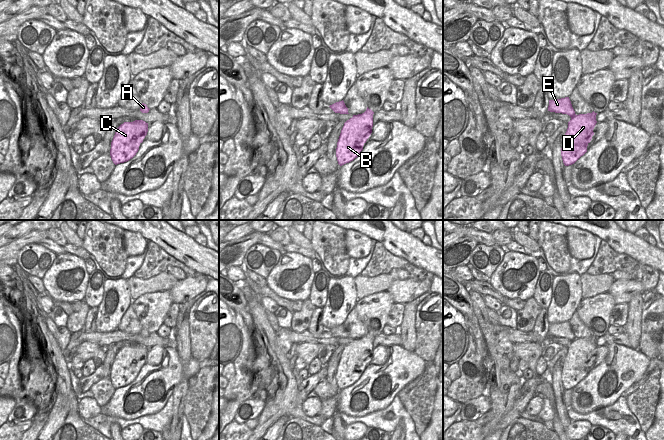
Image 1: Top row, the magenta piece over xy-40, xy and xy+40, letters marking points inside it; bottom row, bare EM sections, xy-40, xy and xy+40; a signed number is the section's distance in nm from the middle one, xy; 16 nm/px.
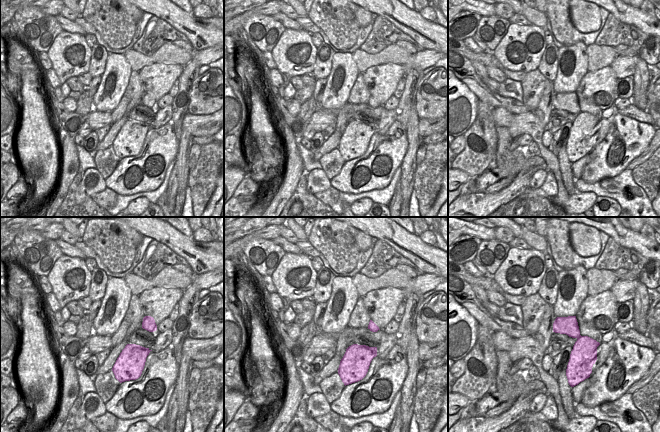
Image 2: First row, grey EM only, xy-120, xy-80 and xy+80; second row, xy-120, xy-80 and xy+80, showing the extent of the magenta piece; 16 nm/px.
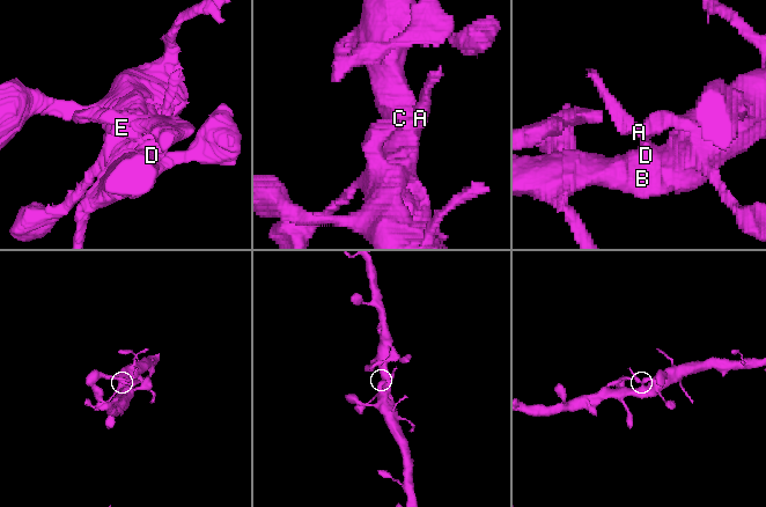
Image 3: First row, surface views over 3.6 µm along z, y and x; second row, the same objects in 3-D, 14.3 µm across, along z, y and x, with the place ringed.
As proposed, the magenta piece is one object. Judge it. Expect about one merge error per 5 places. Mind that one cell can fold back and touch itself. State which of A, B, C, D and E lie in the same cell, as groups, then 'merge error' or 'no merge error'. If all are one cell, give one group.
groups A B C D E; no merge error

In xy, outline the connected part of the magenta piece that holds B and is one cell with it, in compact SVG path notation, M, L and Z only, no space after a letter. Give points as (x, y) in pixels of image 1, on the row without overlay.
M367 331L364 337L353 339L344 347L336 372L336 381L340 390L353 385L363 374L372 357L373 338L374 336Z

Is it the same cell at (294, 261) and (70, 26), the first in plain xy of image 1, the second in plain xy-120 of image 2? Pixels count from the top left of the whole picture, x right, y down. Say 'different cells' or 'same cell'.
different cells

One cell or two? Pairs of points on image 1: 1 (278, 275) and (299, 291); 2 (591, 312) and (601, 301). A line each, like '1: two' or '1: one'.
1: one
2: one

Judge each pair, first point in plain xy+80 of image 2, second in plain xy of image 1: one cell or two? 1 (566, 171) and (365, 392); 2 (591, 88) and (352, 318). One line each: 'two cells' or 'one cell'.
1: two cells
2: two cells

